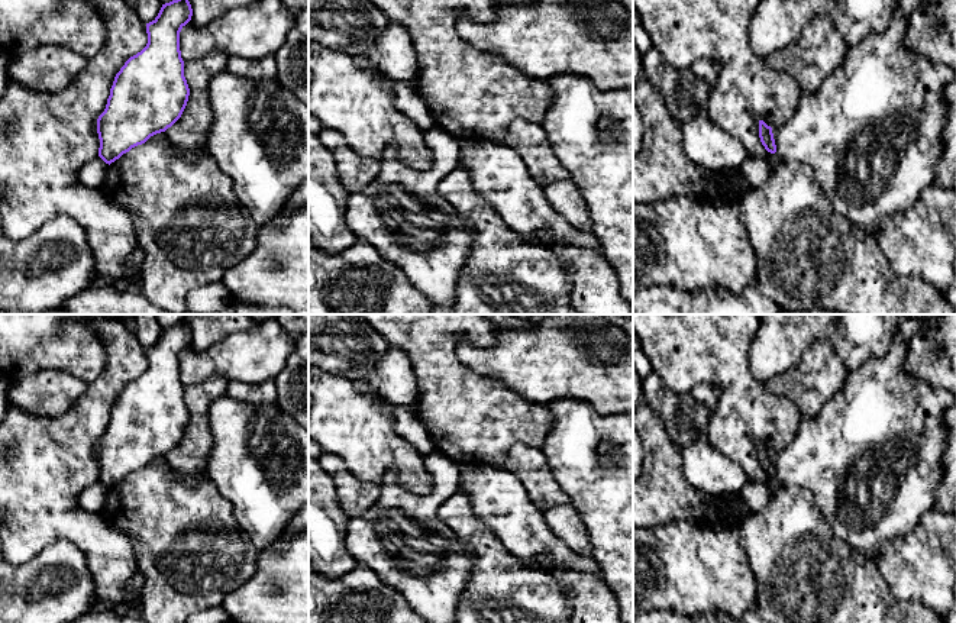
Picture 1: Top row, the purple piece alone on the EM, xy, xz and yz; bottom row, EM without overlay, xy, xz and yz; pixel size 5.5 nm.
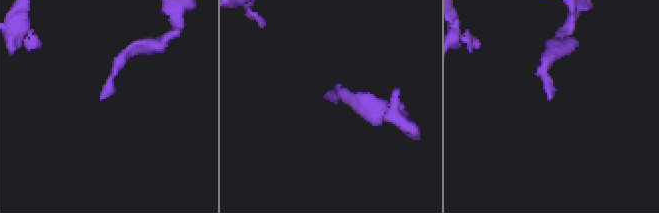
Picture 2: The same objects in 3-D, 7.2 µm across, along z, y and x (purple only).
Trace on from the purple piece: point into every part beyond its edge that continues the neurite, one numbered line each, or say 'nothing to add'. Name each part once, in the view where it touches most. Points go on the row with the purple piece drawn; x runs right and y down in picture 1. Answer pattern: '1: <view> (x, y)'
nothing to add

